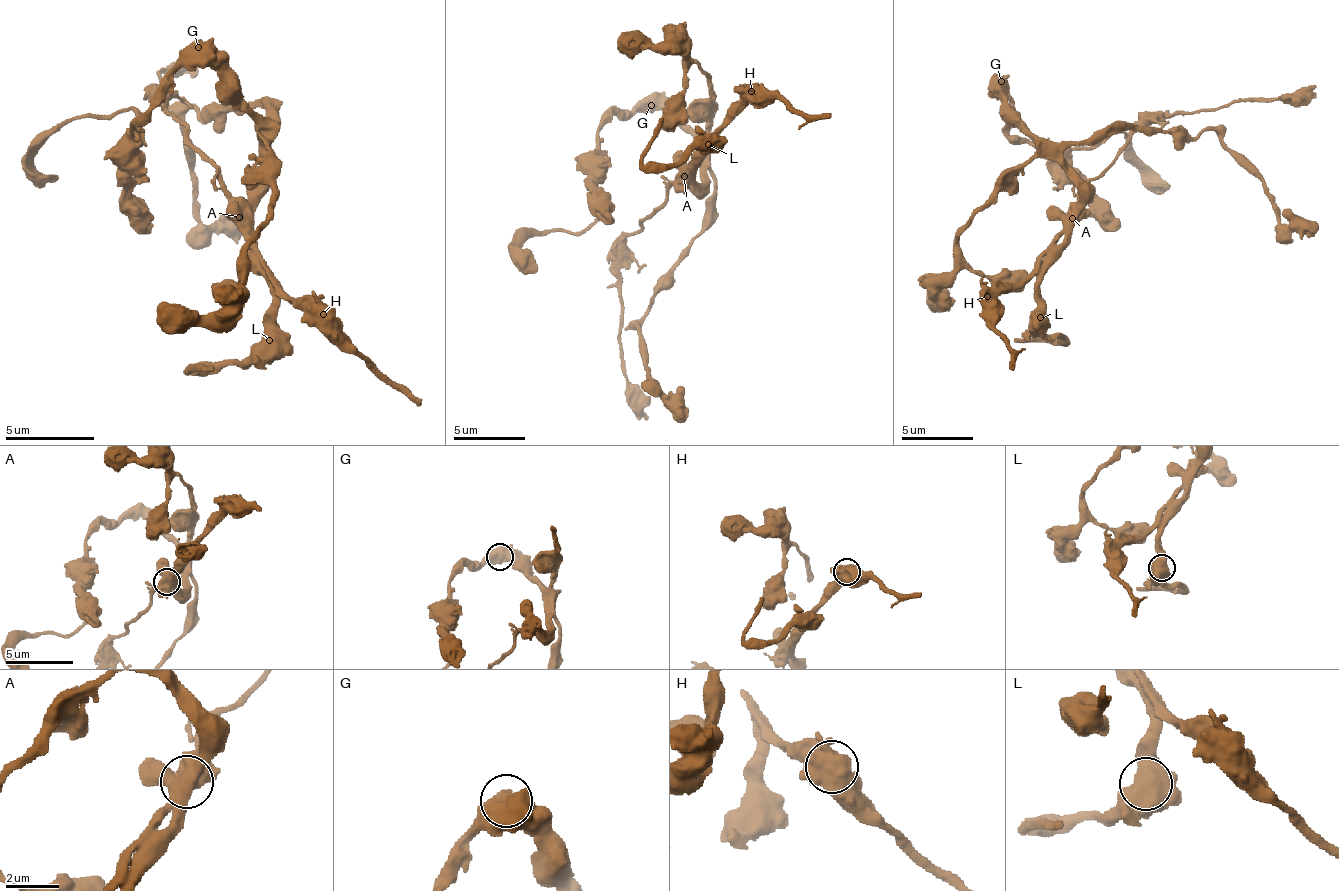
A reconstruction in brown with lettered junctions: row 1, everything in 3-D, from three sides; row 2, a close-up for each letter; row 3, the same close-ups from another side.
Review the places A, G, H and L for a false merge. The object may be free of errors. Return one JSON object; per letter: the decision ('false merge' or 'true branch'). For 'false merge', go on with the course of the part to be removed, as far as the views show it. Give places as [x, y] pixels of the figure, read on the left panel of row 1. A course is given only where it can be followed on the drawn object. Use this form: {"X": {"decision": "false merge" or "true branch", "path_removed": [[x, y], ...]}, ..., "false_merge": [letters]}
{"A": {"decision": "false merge", "path_removed": [[238, 216], [225, 180], [167, 105], [163, 74], [194, 52]]}, "G": {"decision": "true branch"}, "H": {"decision": "true branch"}, "L": {"decision": "true branch"}, "false_merge": ["A"]}

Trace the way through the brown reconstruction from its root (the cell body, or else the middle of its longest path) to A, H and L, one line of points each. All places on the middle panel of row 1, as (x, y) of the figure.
A: (697, 141), (701, 184), (690, 184), (683, 177)
H: (697, 141), (701, 184), (694, 177), (694, 152), (751, 91)
L: (697, 141), (701, 184), (694, 177), (694, 169), (712, 144), (712, 148), (708, 144)

